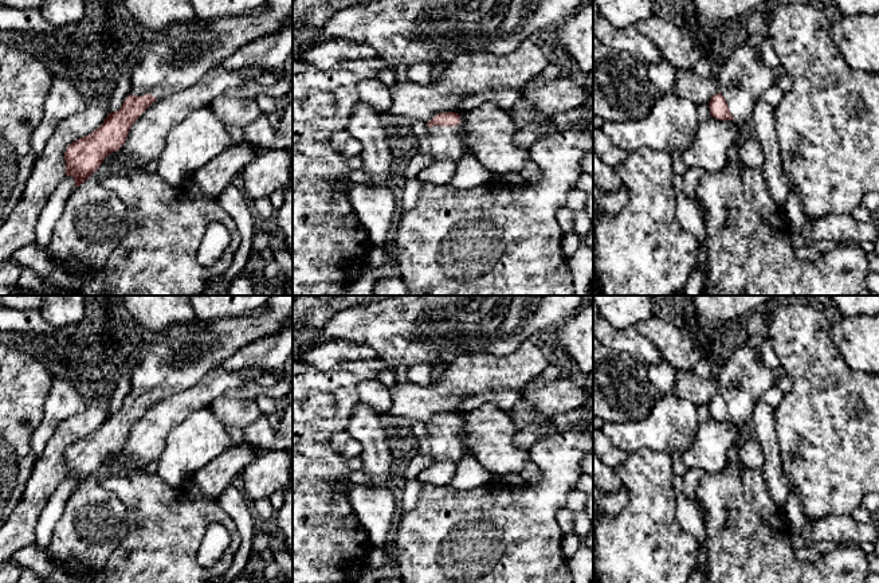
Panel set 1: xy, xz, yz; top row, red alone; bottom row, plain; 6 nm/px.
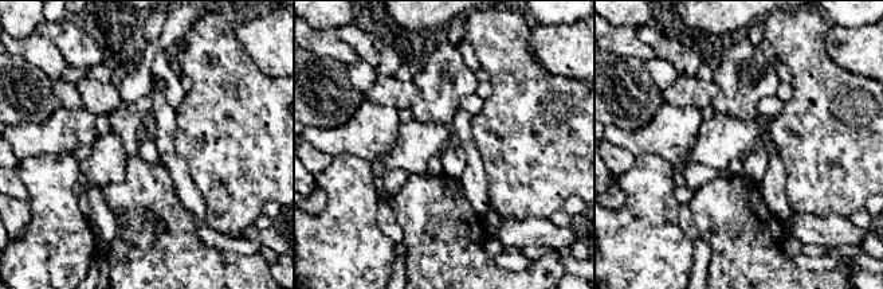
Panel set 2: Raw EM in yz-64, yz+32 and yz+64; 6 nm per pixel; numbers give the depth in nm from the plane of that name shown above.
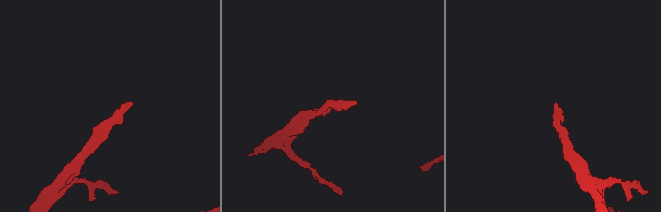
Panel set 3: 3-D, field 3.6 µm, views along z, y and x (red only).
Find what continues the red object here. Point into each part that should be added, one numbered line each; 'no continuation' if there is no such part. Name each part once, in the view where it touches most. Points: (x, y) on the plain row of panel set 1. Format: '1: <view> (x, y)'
1: xz (442, 443)

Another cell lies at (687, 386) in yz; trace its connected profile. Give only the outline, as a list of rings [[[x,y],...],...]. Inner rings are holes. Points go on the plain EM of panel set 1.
[[[678,369],[672,382],[672,395],[688,400],[696,407],[709,404],[719,394],[721,386],[715,376],[699,377],[692,371]]]

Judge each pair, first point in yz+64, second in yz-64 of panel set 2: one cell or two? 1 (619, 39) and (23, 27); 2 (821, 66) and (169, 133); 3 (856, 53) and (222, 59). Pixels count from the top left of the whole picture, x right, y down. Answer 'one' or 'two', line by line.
1: two
2: two
3: two

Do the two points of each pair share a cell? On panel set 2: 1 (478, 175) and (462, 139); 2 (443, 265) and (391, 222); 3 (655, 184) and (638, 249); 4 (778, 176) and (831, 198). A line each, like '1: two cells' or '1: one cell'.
1: one cell
2: two cells
3: one cell
4: two cells

